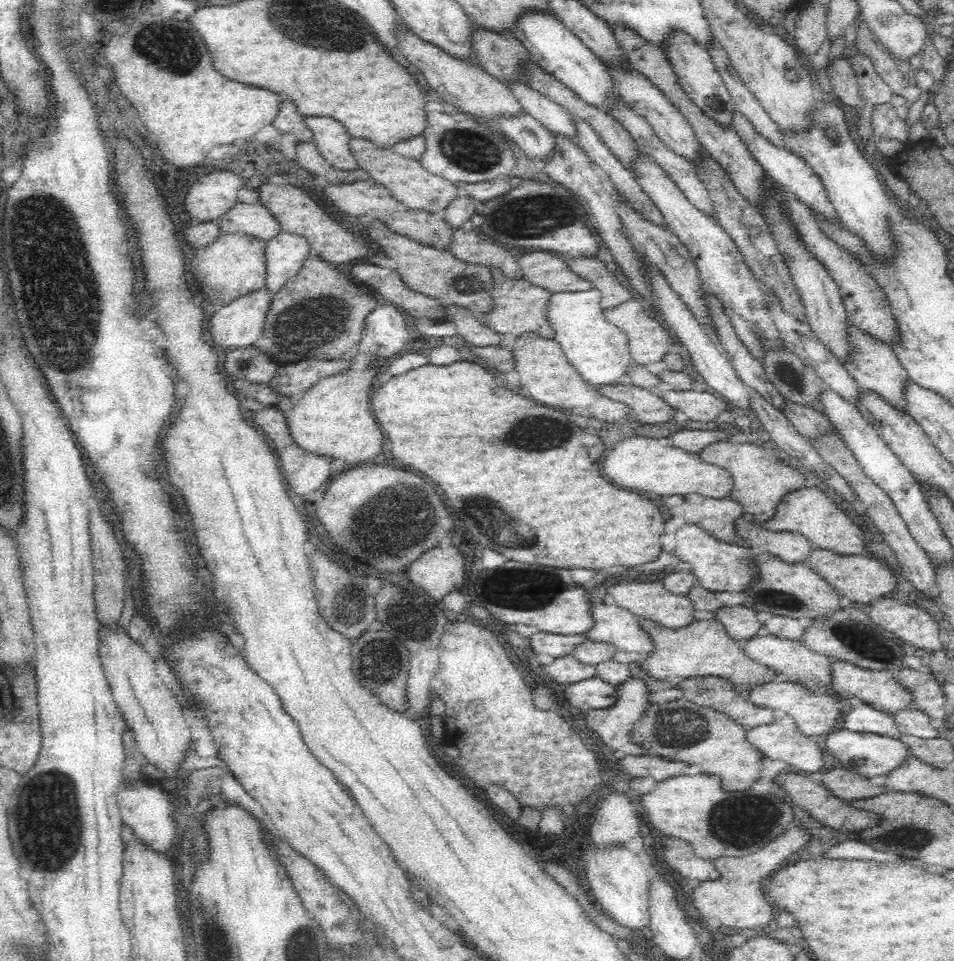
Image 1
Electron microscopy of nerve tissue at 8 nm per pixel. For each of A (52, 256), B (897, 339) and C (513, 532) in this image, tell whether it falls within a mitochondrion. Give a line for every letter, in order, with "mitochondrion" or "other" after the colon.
A: mitochondrion
B: other
C: mitochondrion

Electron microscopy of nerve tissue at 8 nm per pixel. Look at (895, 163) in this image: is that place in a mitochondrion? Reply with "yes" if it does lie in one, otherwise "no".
no

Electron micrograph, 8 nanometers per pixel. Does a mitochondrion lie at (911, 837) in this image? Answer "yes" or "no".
yes

